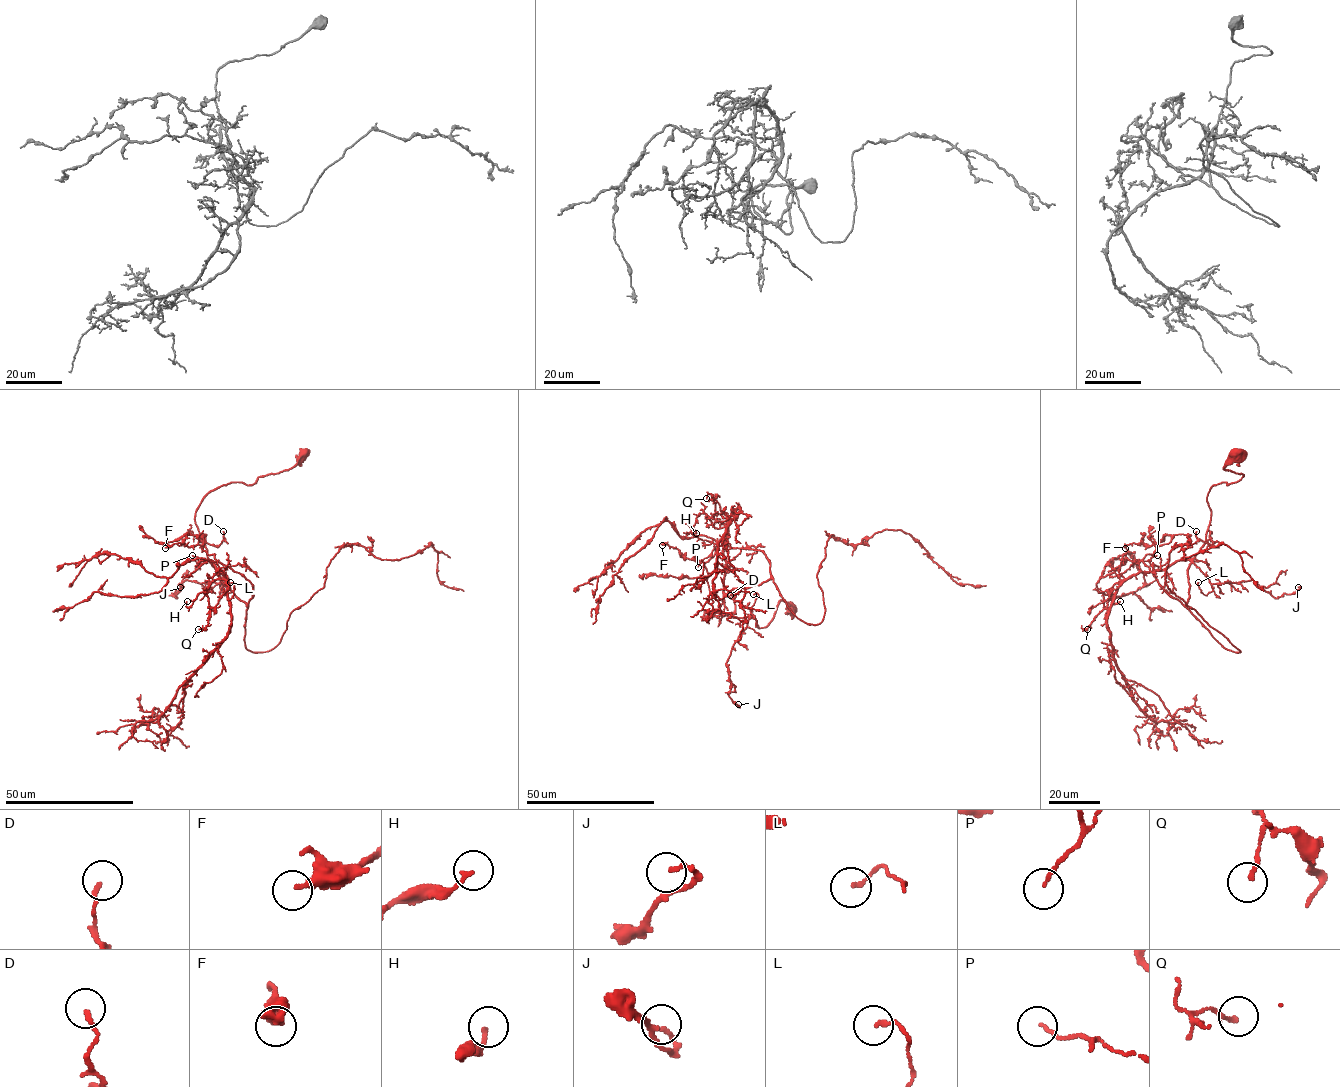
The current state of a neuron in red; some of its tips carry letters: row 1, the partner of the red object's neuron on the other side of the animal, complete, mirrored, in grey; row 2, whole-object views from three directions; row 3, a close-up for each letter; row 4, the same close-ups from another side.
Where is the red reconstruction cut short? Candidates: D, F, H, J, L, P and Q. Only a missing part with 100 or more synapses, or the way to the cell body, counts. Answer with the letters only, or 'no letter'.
no letter

